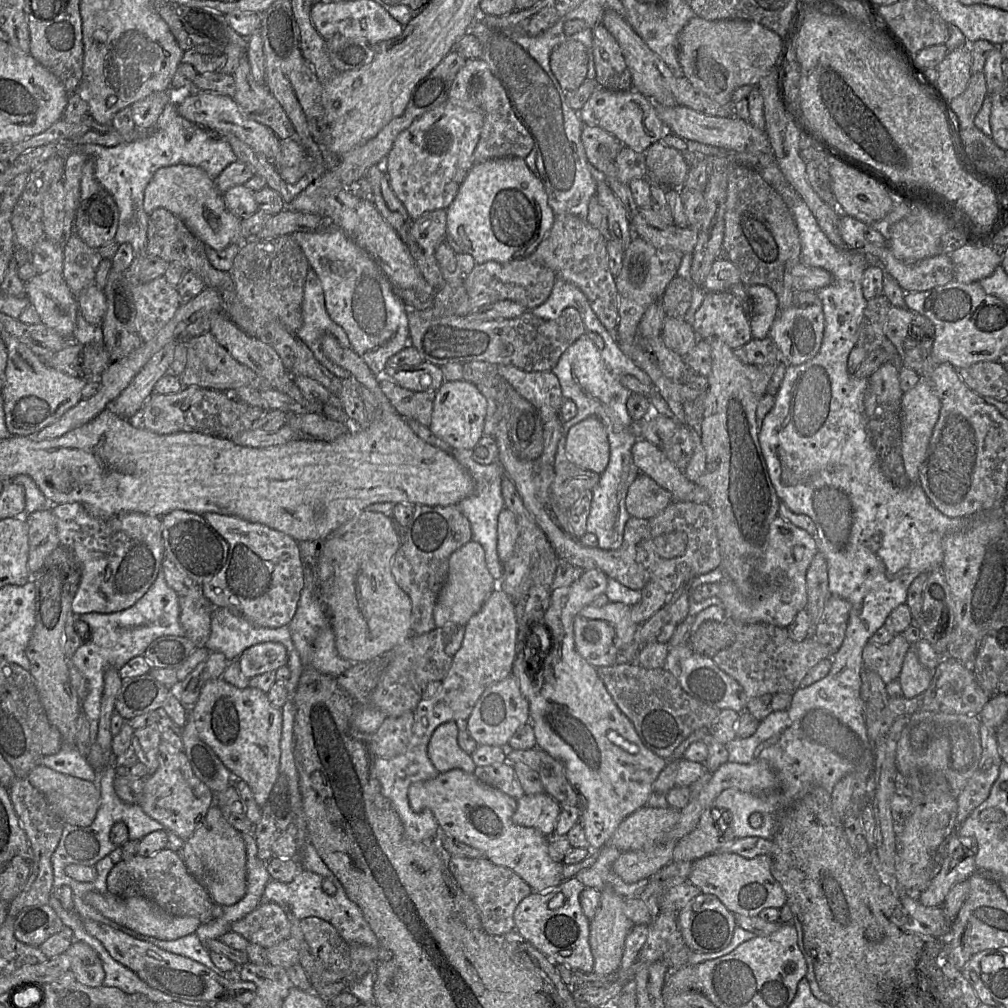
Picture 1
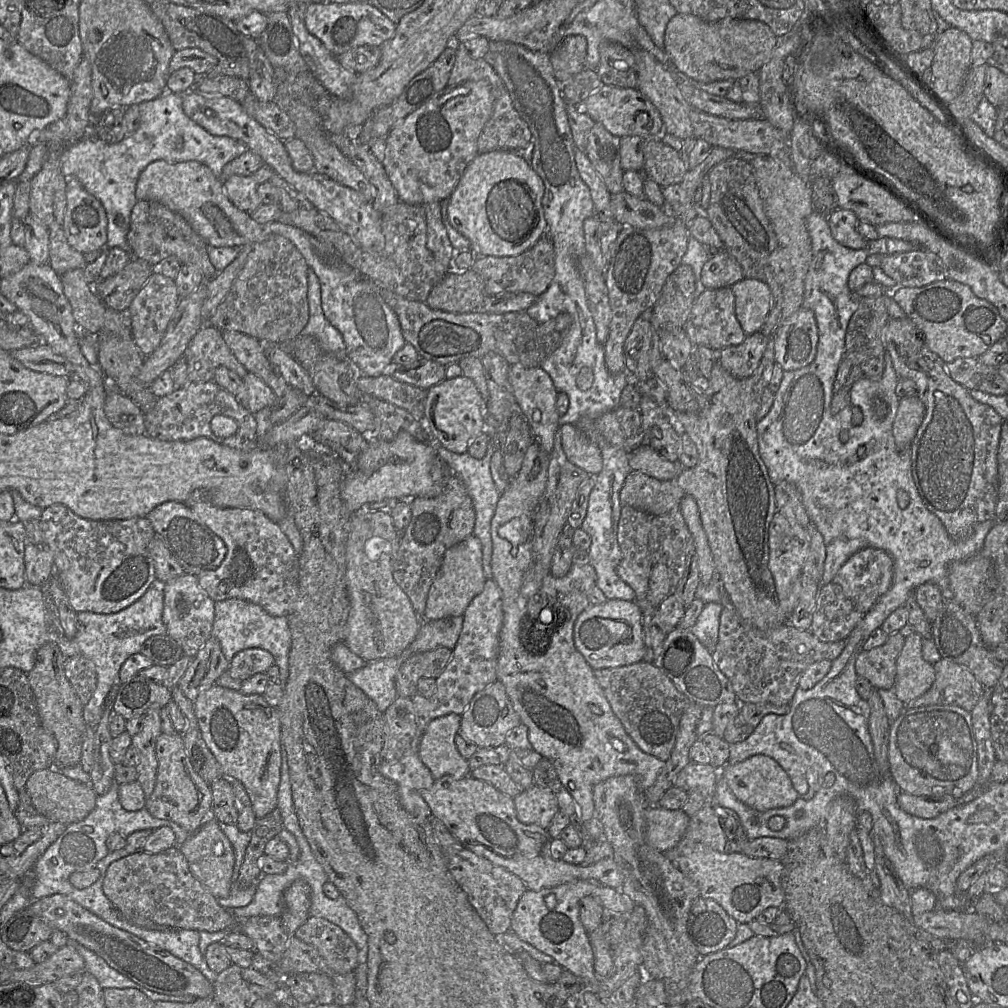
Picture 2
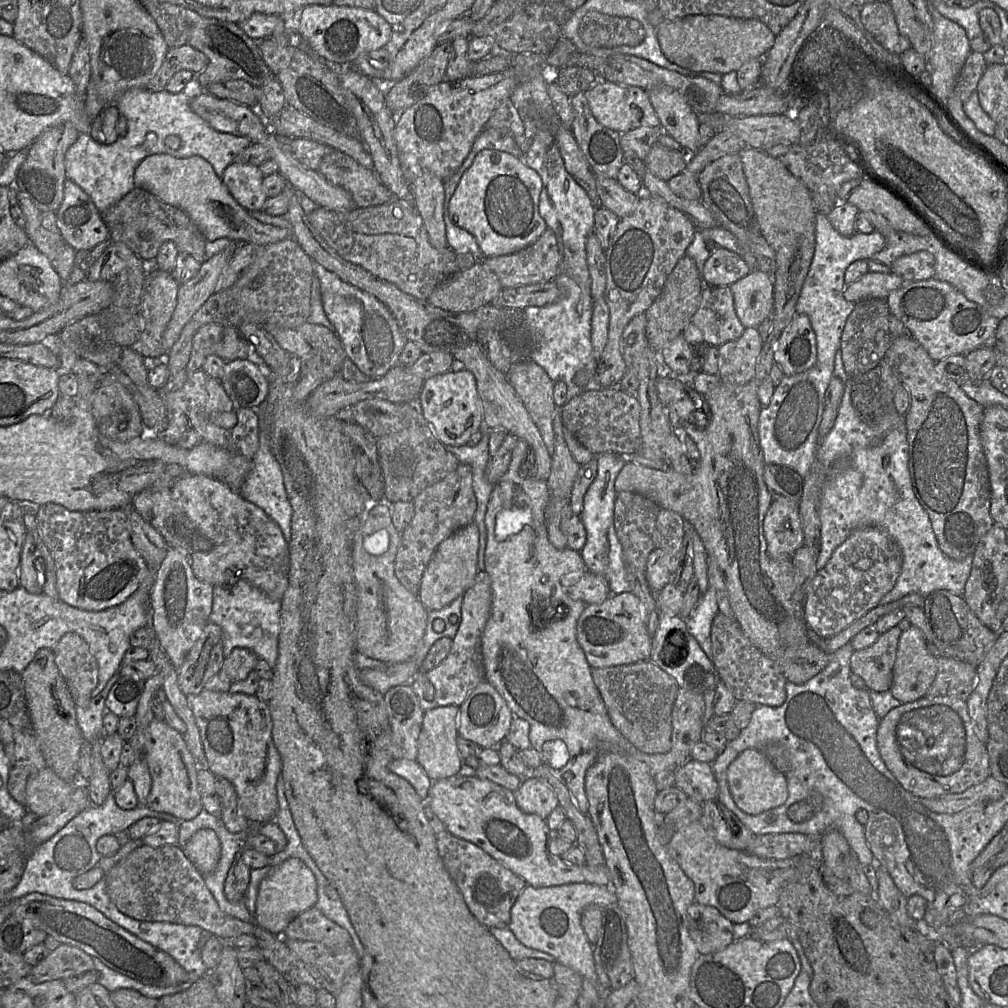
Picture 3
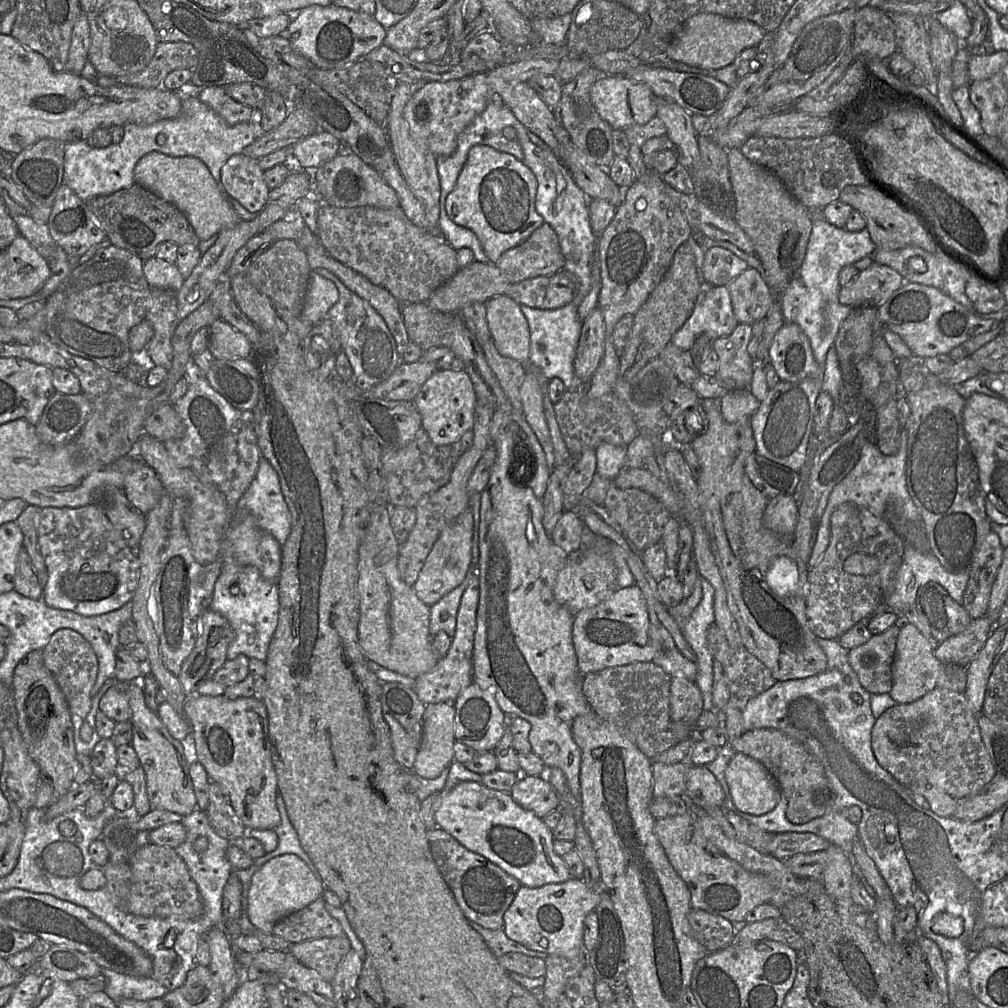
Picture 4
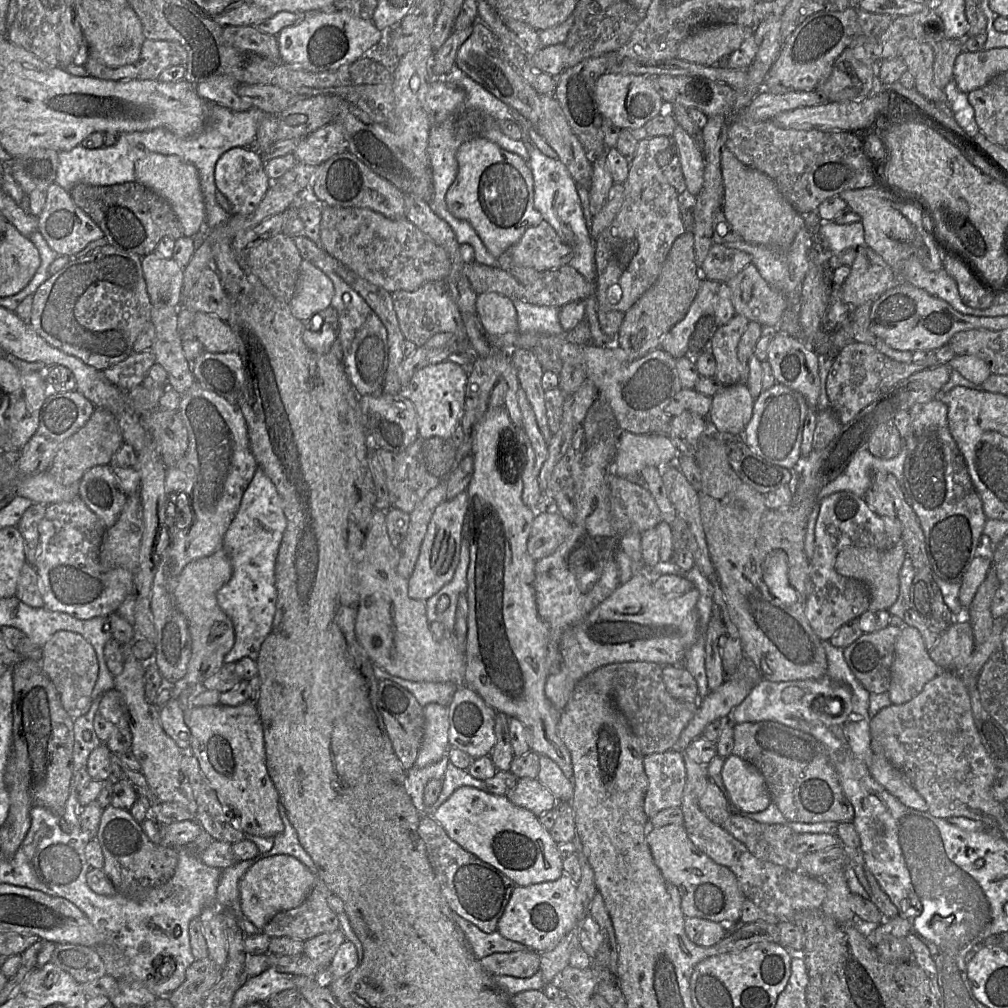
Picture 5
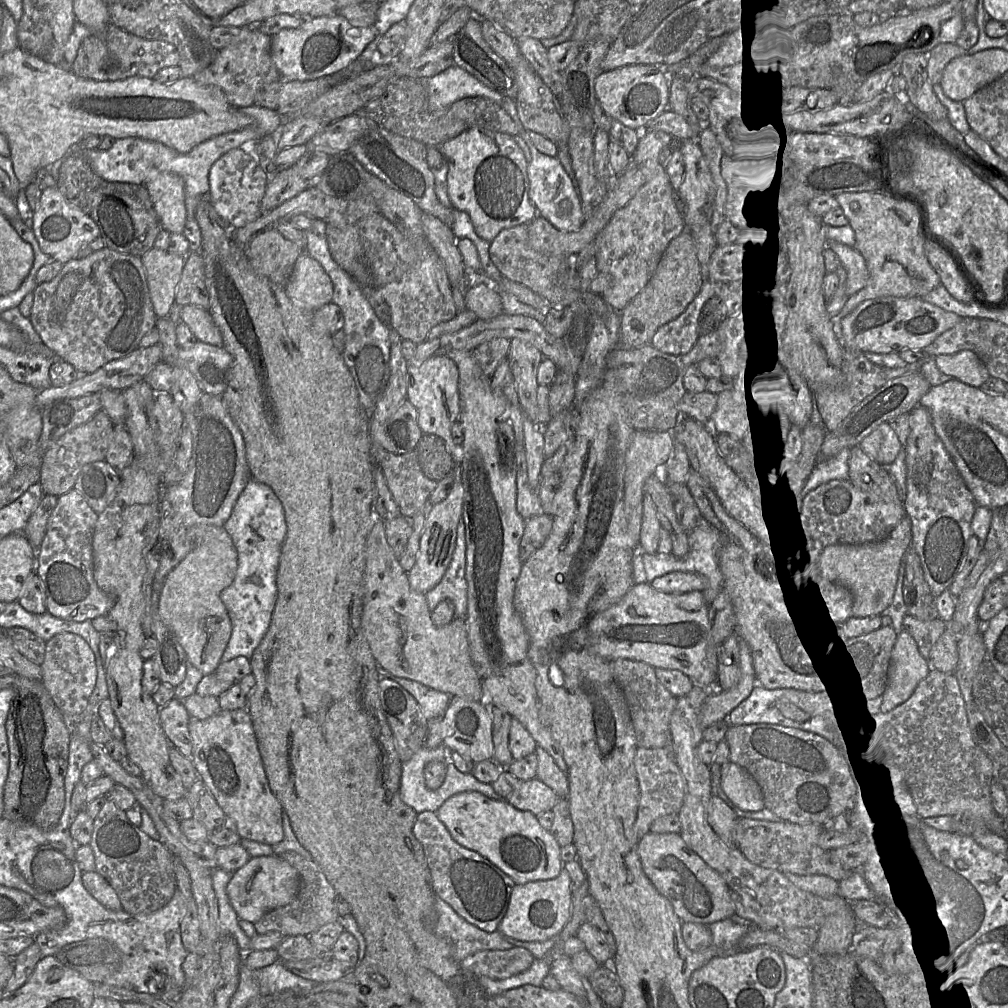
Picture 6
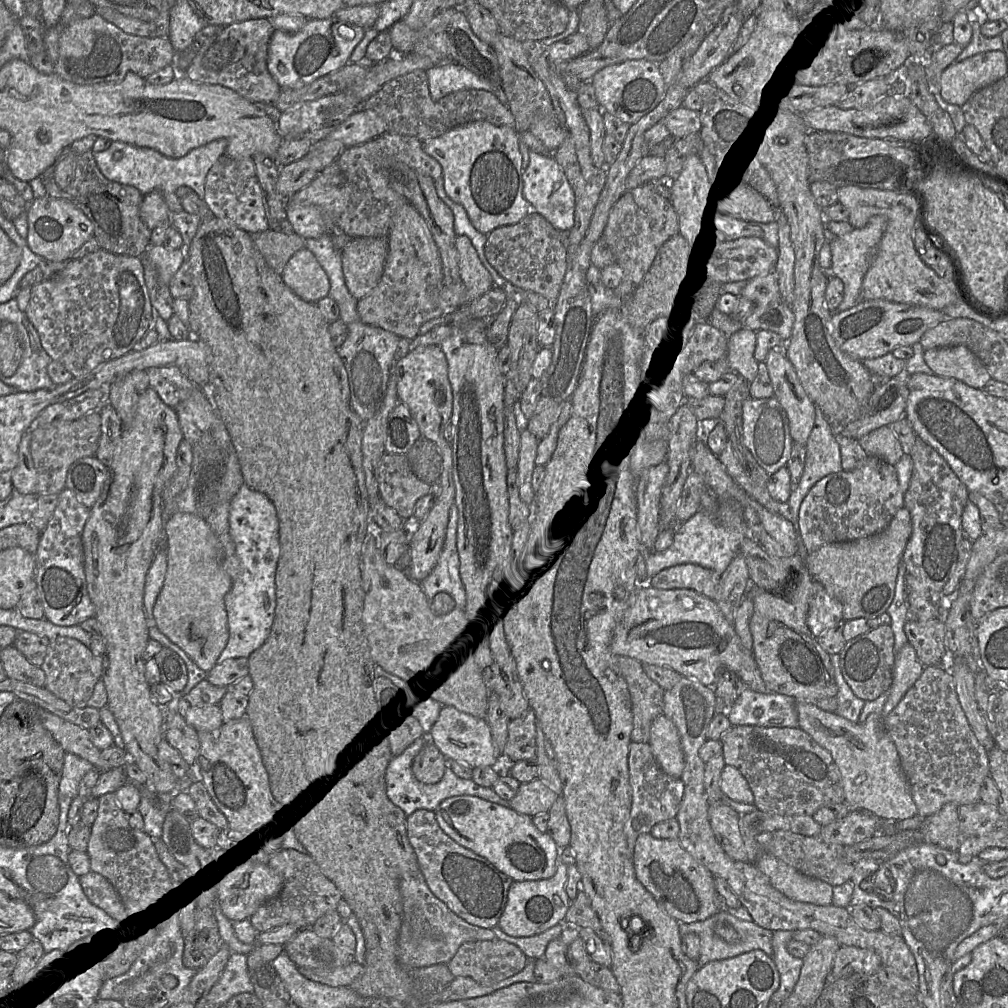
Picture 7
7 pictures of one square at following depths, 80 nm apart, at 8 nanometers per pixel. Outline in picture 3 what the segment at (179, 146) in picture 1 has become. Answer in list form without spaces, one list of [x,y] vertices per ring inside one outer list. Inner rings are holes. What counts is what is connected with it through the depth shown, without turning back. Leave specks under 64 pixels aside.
[[[132,89],[125,92],[117,100],[116,106],[120,114],[127,119],[127,134],[124,137],[119,137],[116,142],[110,145],[96,142],[90,134],[80,134],[65,155],[64,164],[67,179],[79,185],[90,196],[99,211],[104,212],[135,188],[135,170],[141,161],[150,155],[168,154],[179,159],[200,156],[208,161],[216,175],[222,178],[226,167],[252,142],[247,137],[222,133],[213,129],[205,120],[192,111],[190,100],[191,98],[184,92],[170,93],[166,89],[156,92],[147,89]],[[169,136],[177,136],[180,139],[178,149],[171,149],[166,146],[165,142]]]

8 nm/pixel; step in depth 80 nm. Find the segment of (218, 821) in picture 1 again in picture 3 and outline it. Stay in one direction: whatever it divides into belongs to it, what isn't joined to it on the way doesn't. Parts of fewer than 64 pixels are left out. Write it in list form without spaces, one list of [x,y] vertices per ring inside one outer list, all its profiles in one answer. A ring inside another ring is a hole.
[[[210,828],[198,830],[183,848],[187,858],[201,874],[213,872],[220,860],[221,842]]]

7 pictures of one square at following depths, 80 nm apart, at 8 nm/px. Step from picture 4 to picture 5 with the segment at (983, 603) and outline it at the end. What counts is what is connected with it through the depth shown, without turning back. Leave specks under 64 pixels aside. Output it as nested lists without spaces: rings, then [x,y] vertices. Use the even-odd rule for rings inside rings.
[[[982,534],[970,567],[960,582],[959,600],[965,610],[968,609],[978,588],[987,577],[992,566],[994,548],[991,539]]]

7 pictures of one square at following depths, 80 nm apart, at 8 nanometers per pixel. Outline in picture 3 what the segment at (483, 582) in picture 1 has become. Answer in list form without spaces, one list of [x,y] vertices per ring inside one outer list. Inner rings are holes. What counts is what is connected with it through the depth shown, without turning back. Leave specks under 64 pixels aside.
[[[474,522],[457,530],[437,547],[424,571],[418,597],[428,611],[440,610],[474,584],[478,572],[479,531]]]

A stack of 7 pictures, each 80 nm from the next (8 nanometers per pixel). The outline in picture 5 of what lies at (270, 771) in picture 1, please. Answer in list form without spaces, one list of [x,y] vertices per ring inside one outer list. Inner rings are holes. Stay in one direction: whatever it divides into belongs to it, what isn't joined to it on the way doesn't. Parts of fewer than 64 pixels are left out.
[[[249,700],[237,706],[221,703],[203,707],[186,705],[185,721],[192,735],[189,752],[198,759],[206,781],[215,789],[243,832],[260,837],[276,837],[282,833],[284,824],[278,809],[280,798],[267,769],[264,728],[255,702]]]

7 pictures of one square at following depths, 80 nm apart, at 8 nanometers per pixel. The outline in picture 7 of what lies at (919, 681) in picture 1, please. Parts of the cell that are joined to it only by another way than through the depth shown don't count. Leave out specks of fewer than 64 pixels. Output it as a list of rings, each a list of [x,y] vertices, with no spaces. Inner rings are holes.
[[[907,642],[895,654],[892,683],[884,704],[882,716],[888,715],[906,692],[921,676],[924,665],[918,659],[915,648]]]

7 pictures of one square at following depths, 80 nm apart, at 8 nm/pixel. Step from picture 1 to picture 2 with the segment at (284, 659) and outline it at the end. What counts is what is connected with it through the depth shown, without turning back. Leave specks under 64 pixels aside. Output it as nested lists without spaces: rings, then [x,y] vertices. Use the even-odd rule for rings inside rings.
[[[248,648],[235,654],[229,662],[228,671],[233,677],[245,681],[256,673],[266,672],[274,664],[274,657],[270,652]]]

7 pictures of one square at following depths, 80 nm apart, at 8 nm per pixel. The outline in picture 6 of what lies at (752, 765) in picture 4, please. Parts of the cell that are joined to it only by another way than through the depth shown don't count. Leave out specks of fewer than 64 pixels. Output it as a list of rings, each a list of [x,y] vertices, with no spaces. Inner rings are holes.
[[[729,762],[720,779],[721,788],[734,805],[744,811],[762,810],[764,799],[754,778],[739,765]]]

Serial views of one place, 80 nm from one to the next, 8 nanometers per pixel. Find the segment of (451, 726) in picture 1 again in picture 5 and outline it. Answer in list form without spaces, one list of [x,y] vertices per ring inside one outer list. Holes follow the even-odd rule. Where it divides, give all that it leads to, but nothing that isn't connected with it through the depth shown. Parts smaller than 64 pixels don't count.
[[[430,703],[424,707],[424,735],[415,760],[415,766],[423,768],[439,761],[450,747],[449,745],[449,720],[448,707],[437,703]]]

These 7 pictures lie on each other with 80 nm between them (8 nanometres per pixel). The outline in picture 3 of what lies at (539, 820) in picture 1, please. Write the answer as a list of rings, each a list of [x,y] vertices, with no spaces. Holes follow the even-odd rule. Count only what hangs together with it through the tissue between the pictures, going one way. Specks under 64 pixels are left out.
[[[530,774],[522,779],[513,793],[516,805],[522,812],[536,814],[544,820],[559,806],[553,789]]]

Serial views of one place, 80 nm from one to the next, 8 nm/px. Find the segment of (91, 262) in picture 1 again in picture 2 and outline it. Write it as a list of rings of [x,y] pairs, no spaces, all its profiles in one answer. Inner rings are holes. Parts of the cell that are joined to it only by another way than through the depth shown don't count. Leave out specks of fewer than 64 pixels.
[[[62,225],[48,227],[50,253],[49,264],[59,274],[86,266],[84,254],[74,249],[68,242]]]

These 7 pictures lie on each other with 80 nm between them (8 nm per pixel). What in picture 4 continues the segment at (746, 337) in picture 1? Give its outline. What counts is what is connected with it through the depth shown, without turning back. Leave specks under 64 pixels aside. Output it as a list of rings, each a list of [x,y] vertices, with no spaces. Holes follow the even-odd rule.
[[[702,281],[692,313],[673,334],[670,343],[690,351],[696,337],[708,333],[714,339],[729,336],[738,325],[728,286]]]

